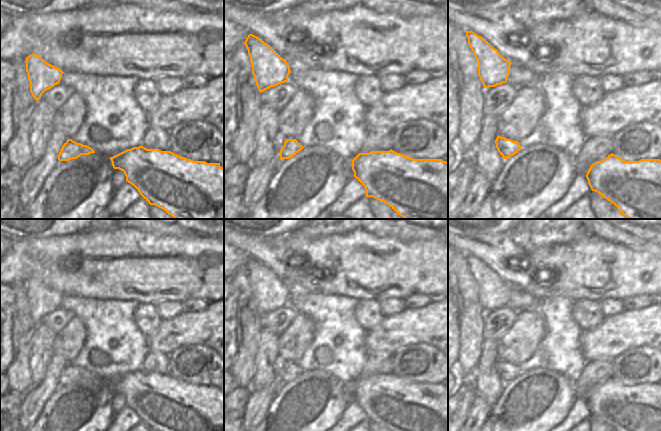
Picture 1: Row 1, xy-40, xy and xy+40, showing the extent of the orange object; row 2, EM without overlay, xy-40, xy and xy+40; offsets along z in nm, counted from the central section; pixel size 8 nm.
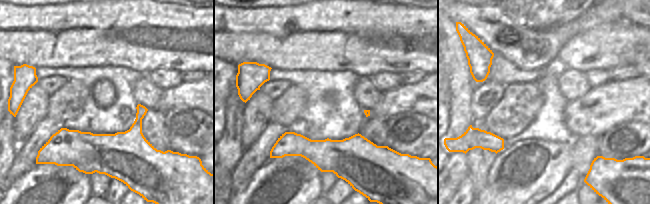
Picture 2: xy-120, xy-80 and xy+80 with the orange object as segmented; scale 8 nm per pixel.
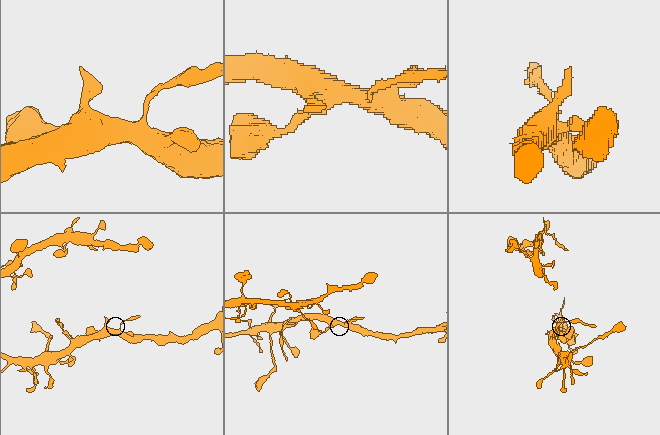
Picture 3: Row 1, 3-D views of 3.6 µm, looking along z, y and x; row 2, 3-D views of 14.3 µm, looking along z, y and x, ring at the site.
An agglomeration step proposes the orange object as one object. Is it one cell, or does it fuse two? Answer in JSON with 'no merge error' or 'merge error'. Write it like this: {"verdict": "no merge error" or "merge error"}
{"verdict": "no merge error"}

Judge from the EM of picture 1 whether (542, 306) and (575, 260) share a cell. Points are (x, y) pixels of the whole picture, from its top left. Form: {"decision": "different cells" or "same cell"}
{"decision": "different cells"}

